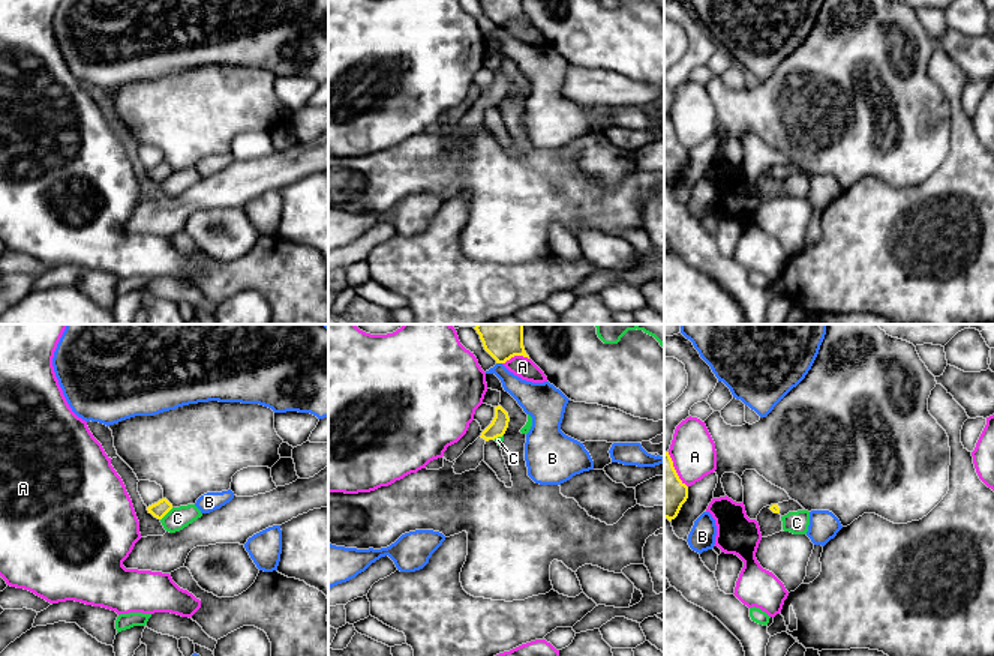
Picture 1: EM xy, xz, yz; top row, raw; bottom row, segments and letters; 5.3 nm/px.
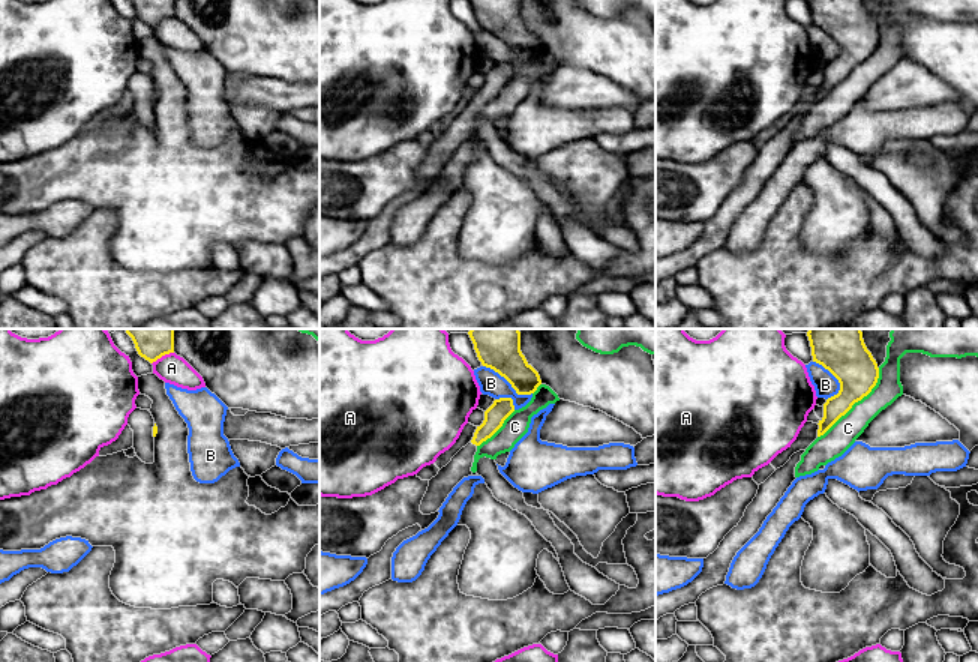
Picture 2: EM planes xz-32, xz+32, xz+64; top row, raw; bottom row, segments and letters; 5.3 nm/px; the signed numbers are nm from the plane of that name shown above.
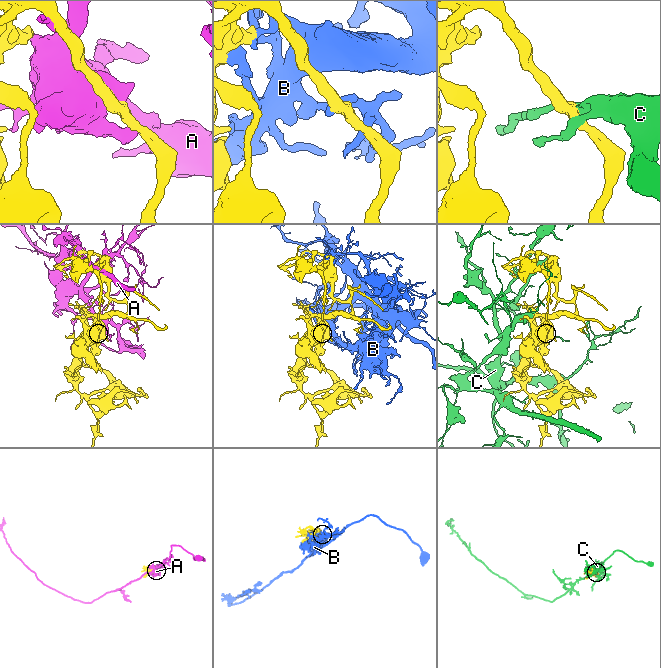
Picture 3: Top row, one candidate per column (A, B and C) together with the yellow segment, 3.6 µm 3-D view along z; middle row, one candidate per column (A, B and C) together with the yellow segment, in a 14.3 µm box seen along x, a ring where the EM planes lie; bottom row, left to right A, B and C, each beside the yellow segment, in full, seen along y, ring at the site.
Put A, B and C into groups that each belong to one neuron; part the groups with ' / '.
A / B / C

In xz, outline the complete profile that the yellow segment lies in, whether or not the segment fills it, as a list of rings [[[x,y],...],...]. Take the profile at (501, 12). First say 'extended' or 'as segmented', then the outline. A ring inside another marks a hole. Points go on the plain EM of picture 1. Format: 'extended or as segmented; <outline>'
as segmented; [[[480,0],[480,3],[496,27],[505,27],[514,20],[529,23],[523,11],[523,0]]]

